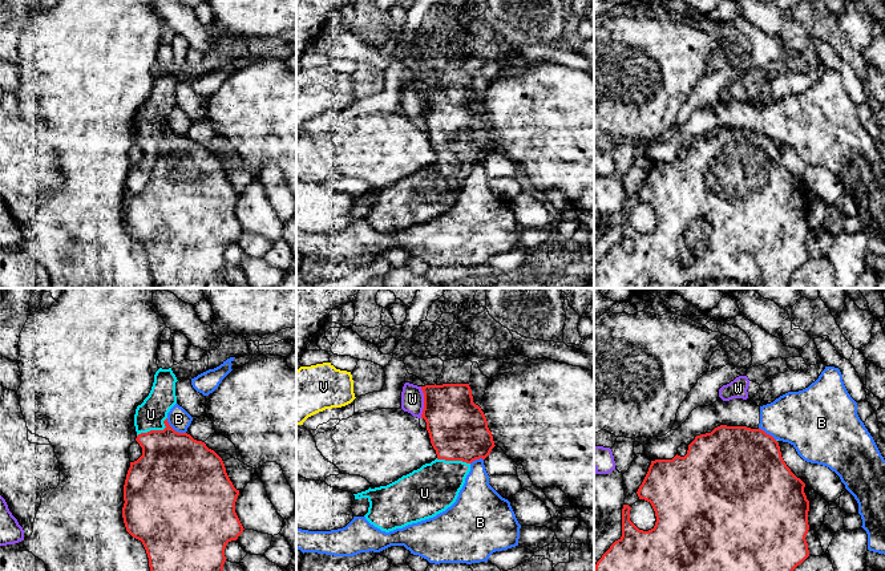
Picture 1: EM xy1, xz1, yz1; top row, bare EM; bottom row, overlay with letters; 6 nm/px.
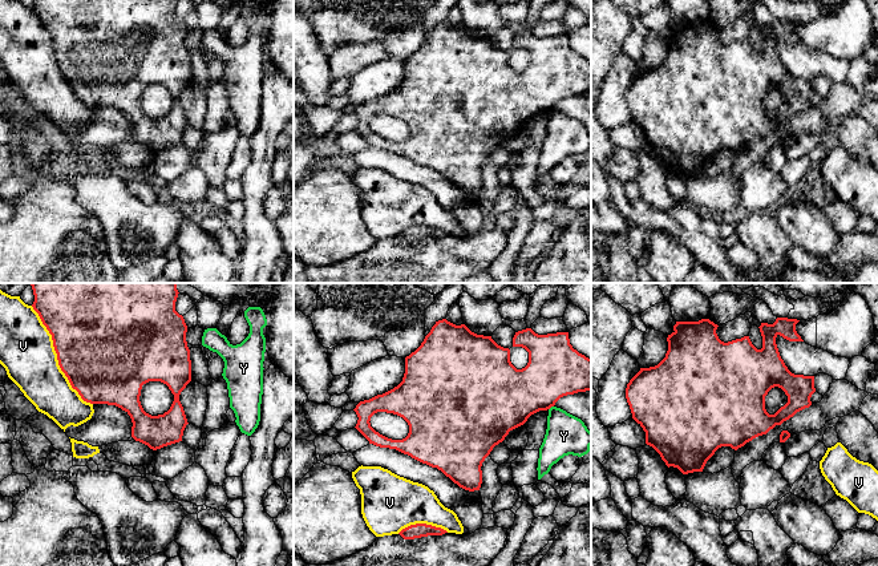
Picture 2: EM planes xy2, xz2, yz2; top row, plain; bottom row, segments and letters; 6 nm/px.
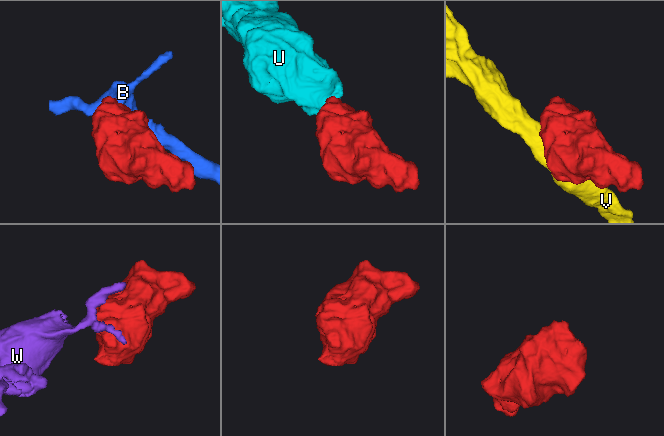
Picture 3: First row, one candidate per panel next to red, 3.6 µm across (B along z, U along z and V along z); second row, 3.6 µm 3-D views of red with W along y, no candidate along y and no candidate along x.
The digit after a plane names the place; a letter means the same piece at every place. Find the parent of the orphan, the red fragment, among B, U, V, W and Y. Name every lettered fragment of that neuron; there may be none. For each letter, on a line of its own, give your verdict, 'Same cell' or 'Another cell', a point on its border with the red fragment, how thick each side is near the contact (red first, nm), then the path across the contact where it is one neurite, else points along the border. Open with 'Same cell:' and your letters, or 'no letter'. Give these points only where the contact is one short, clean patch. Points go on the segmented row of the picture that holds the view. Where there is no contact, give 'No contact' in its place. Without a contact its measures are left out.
Same cell: U
B: Another cell. Touches red at xy1 (173, 429). Thickness 440 nm (red) against 140 nm. Boundary: xy1 (166, 418), (176, 430), (185, 433)
U: Same cell. Touches red at xy1 (156, 430). Thickness 420 nm (red) against 180 nm. Path across: xy1 (173, 468), (156, 437), (156, 430), (150, 414)
V: Another cell. Touches red at xy2 (57, 358). Thickness 500 nm (red) against 320 nm
W: Another cell. Touches red at xz1 (424, 403). Thickness 360 nm (red) against 140 nm
Y: Another cell. Touches red at xz2 (550, 407). Thickness 340 nm (red) against 240 nm

